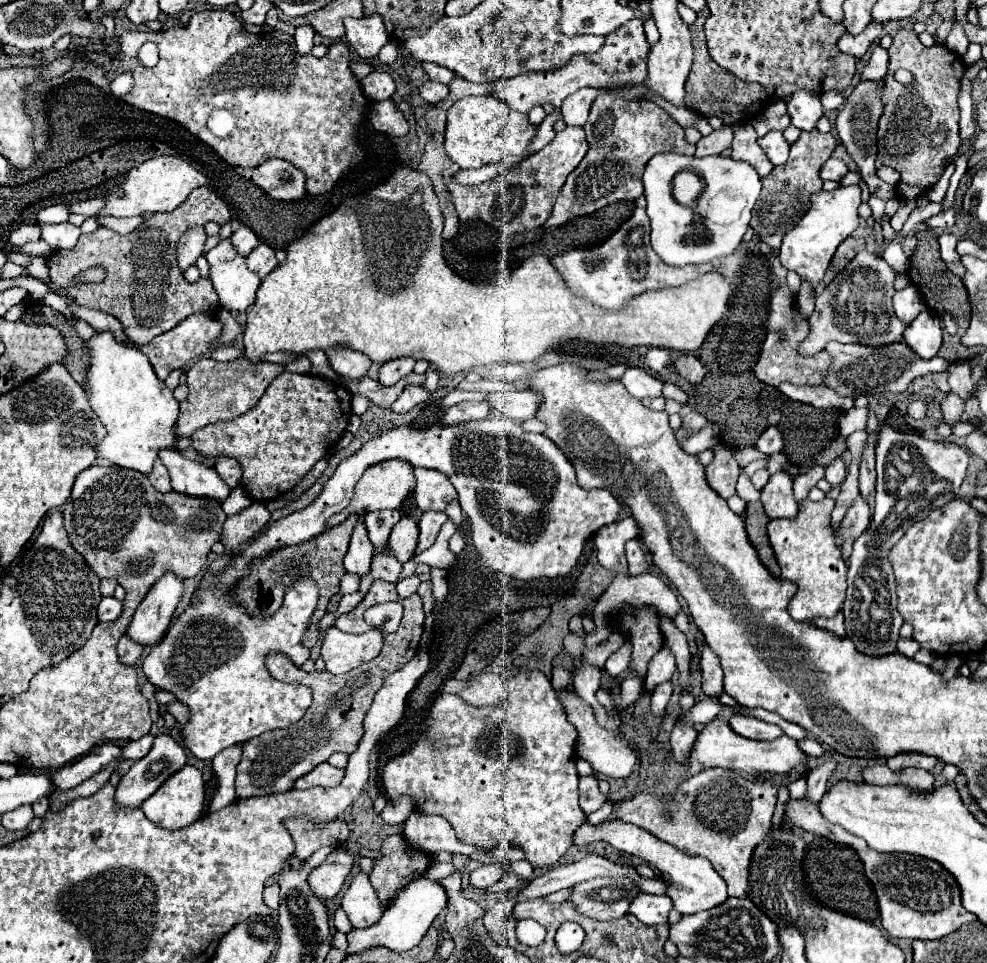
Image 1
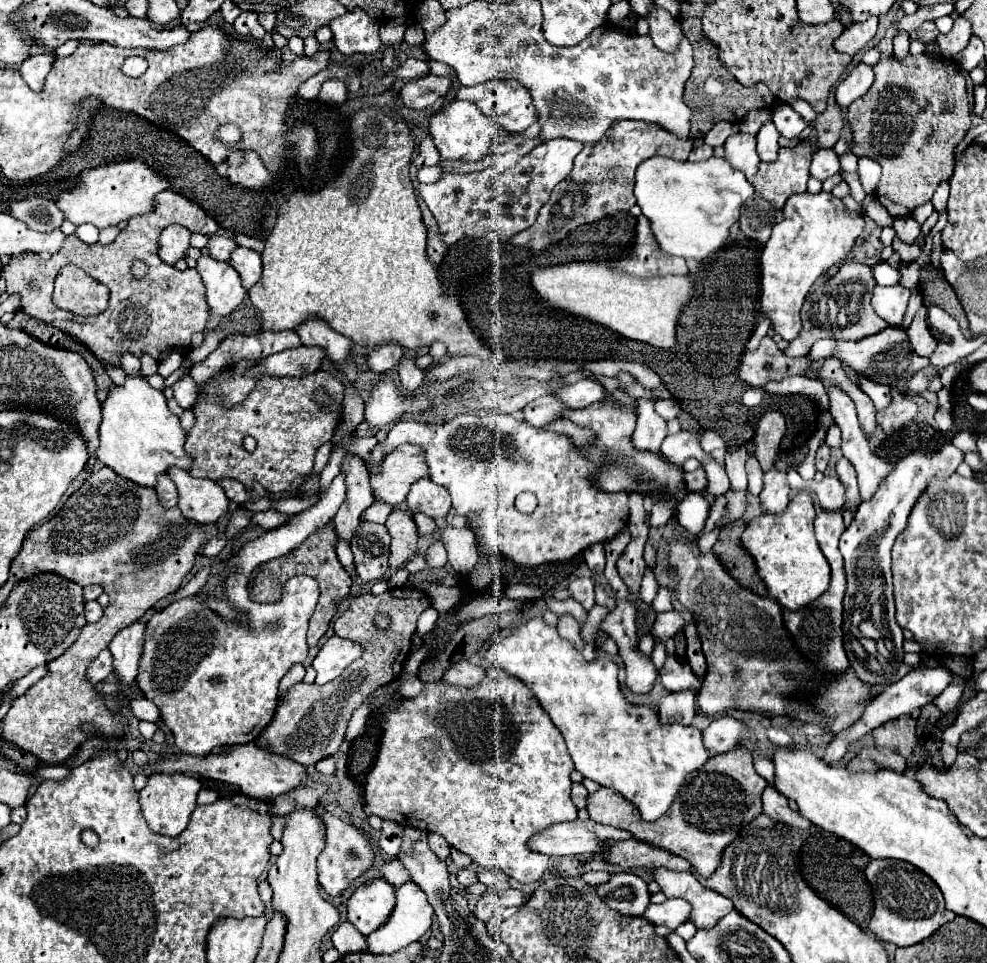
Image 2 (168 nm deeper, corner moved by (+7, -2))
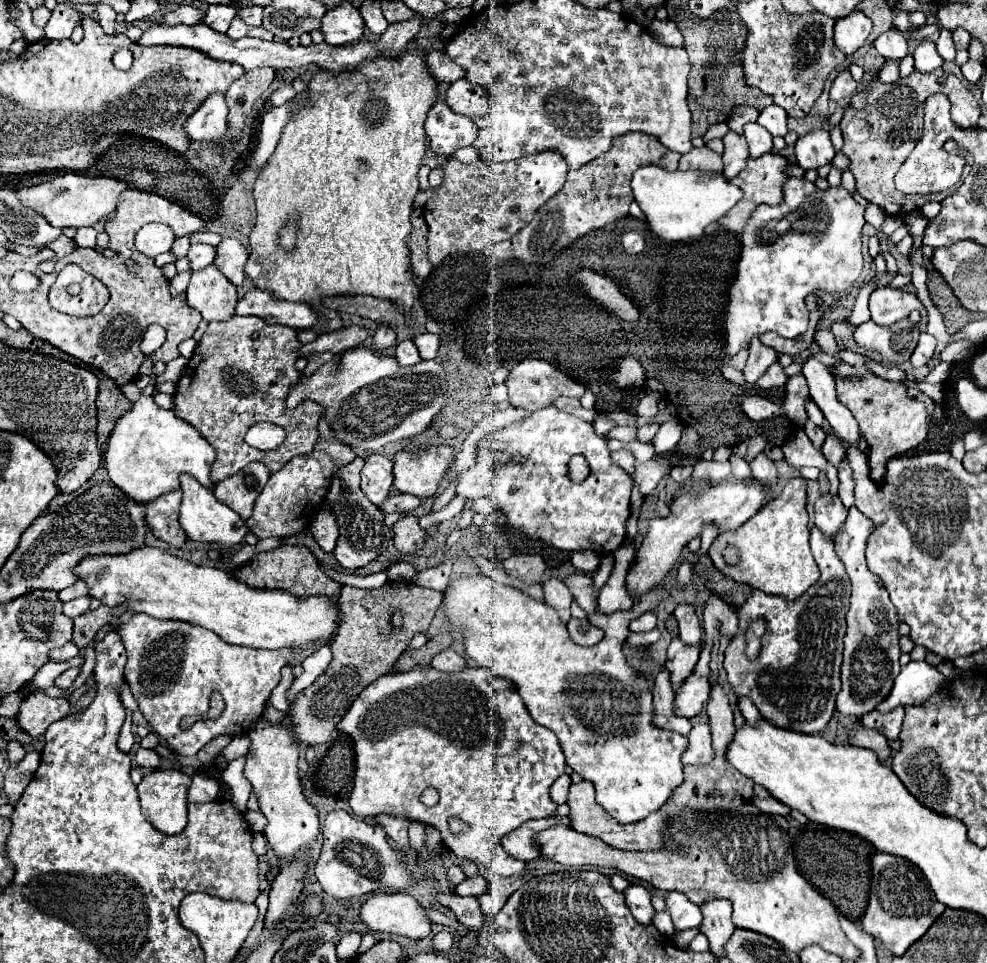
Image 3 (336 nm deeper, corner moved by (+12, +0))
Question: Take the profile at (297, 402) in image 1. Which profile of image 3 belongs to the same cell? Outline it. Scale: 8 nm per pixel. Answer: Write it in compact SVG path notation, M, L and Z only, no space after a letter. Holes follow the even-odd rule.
M233 316L227 322L209 322L209 328L205 330L203 338L197 342L197 348L183 372L183 376L177 382L177 392L173 394L173 412L189 422L195 430L201 432L201 436L215 448L217 462L213 464L213 482L221 482L235 472L239 472L243 466L247 466L253 460L263 462L271 472L277 472L283 464L287 464L293 456L309 454L317 442L317 424L321 420L323 408L313 402L305 402L297 406L293 412L285 412L285 392L289 392L289 384L301 376L301 372L295 370L295 360L299 358L301 342L297 340L297 330L281 324L265 324L265 320L257 316ZM259 332L259 338L253 340L251 334ZM257 422L271 422L281 426L287 432L285 442L275 450L255 450L245 442L247 430Z

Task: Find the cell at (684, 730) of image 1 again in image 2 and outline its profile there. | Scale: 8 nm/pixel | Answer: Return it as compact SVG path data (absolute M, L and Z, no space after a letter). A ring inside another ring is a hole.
M684 690L668 694L660 700L660 722L662 724L690 724L696 716L696 692Z

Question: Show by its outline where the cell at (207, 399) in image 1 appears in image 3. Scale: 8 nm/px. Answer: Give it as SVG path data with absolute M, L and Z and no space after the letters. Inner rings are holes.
M349 326L349 328L343 328L343 330L337 330L337 332L327 332L327 334L321 334L317 340L309 342L309 344L303 344L299 354L305 358L309 356L311 352L333 352L333 354L341 354L345 352L347 348L353 348L361 342L365 342L369 336L369 330L367 328L361 328L361 326Z

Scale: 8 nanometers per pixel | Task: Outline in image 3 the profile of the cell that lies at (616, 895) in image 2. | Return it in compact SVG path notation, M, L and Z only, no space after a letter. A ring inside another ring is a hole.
M631 884L623 894L627 898L627 904L629 904L635 920L641 922L641 924L651 924L653 922L653 916L655 916L655 908L651 904L649 890L645 886Z

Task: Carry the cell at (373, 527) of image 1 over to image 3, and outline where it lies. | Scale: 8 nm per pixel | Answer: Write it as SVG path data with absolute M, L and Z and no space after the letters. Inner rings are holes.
M369 454L361 470L361 490L365 496L379 506L393 484L393 462L381 454Z

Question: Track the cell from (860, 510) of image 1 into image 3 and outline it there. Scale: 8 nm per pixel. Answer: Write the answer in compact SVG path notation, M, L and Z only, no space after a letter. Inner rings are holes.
M827 434L825 436L825 442L821 446L821 452L823 456L837 468L841 464L841 460L845 458L845 448L841 444L841 440L835 436L835 434Z

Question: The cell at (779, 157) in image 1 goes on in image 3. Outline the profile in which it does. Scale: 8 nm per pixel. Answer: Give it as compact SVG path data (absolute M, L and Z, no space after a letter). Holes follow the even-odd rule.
M745 124L743 130L745 130L743 136L749 144L749 154L753 158L759 158L759 156L763 156L765 152L769 152L773 148L769 132L765 128L761 128L759 124Z

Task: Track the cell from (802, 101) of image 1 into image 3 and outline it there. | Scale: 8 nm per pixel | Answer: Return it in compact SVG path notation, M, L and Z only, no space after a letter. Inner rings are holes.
M775 104L761 110L757 124L769 130L771 136L785 136L787 134L787 116L783 108L777 108Z

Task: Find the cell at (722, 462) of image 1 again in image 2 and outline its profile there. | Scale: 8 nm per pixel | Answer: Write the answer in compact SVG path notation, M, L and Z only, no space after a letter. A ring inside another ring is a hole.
M702 466L698 470L686 474L686 486L690 492L702 492L706 488L706 484L708 484L708 480L706 480L706 472Z

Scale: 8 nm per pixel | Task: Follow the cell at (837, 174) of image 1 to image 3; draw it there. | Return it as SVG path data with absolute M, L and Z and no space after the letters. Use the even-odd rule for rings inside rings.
M813 130L795 142L795 158L803 170L817 170L833 160L835 148L827 130Z

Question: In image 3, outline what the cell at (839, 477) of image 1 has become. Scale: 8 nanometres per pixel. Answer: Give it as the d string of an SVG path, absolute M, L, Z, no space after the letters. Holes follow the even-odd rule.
M823 494L815 502L815 526L823 532L823 536L835 540L837 532L845 524L845 518L847 518L847 510L841 504L839 496Z

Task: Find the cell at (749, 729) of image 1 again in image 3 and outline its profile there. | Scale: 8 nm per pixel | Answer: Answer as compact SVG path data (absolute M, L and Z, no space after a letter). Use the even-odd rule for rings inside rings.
M695 724L687 736L687 748L681 756L685 766L697 766L697 764L711 764L715 758L713 746L711 746L711 732L707 724Z

